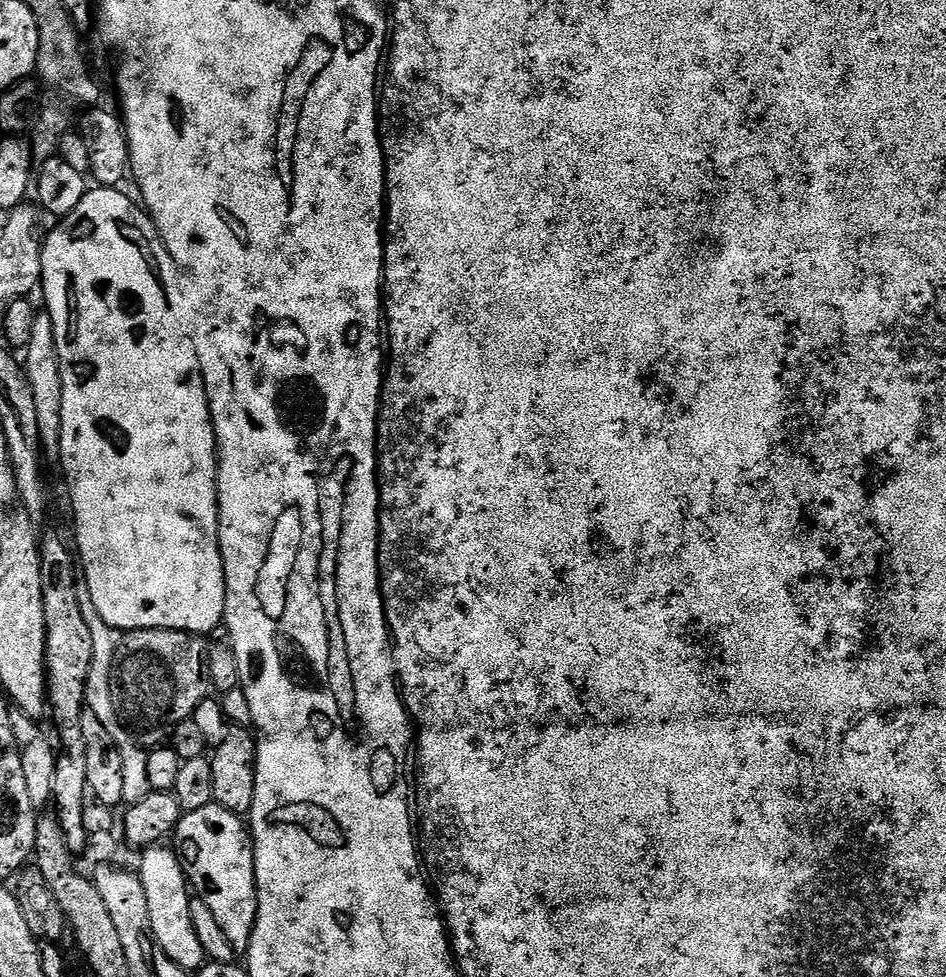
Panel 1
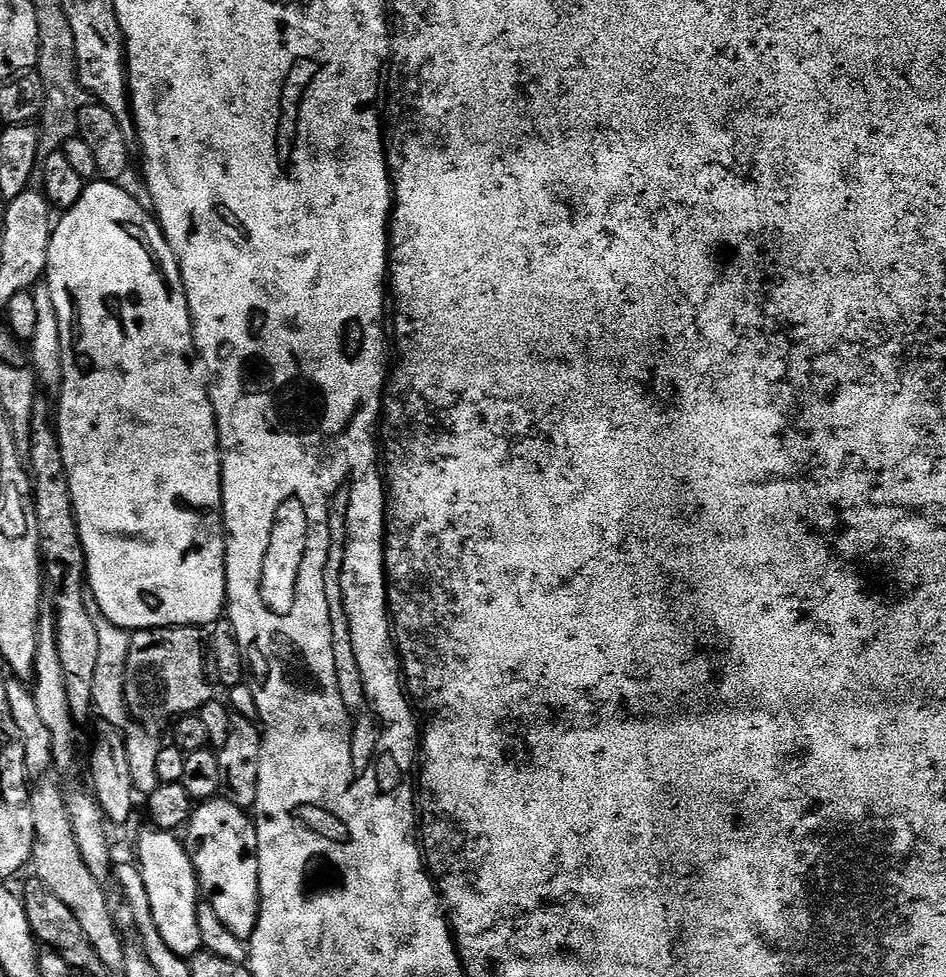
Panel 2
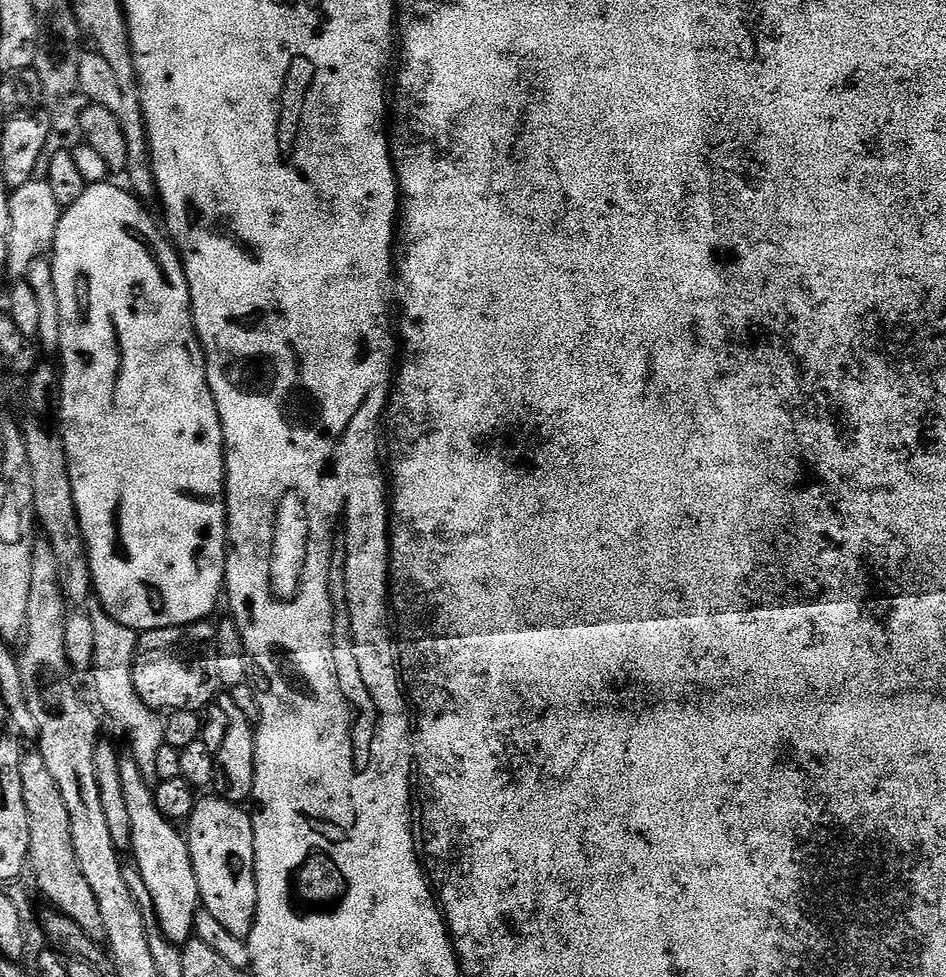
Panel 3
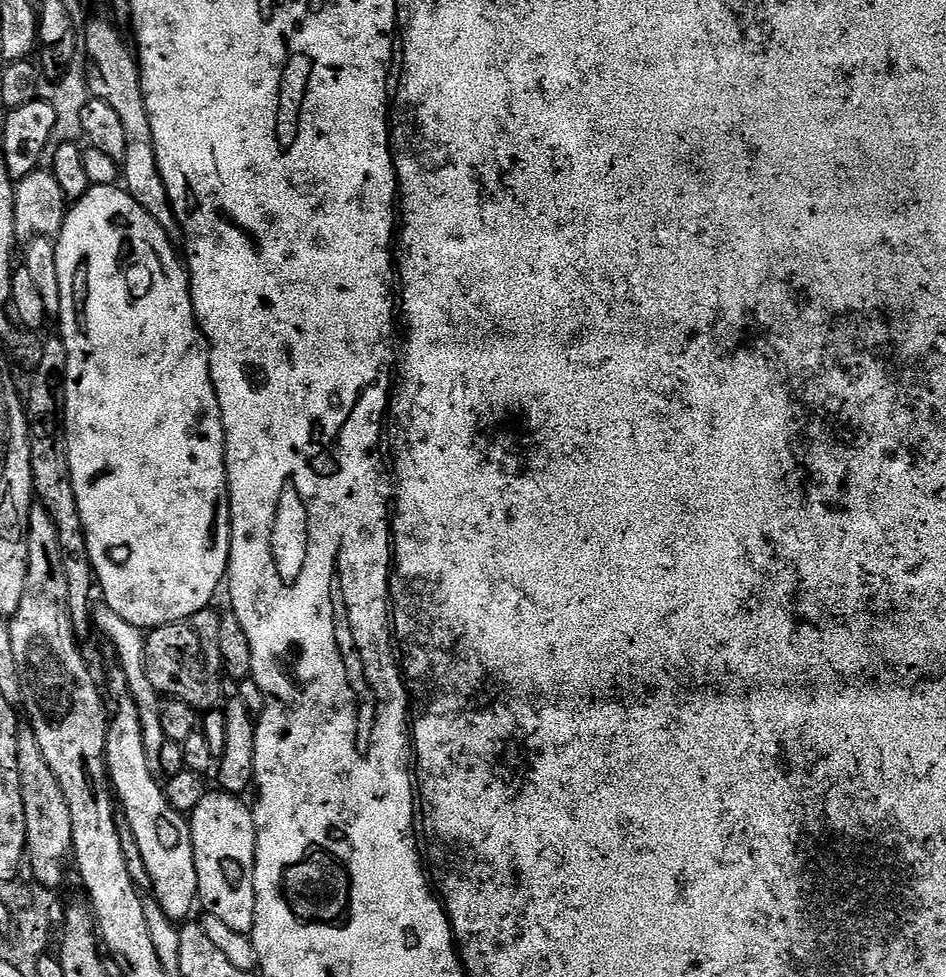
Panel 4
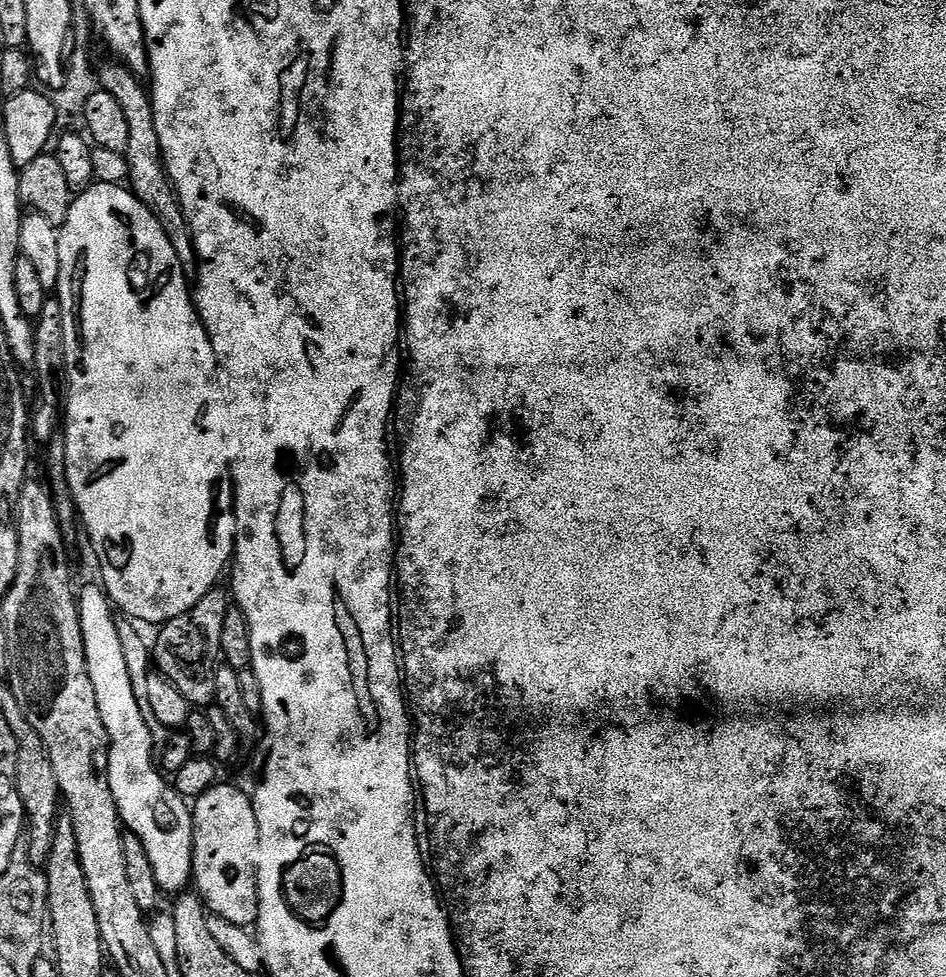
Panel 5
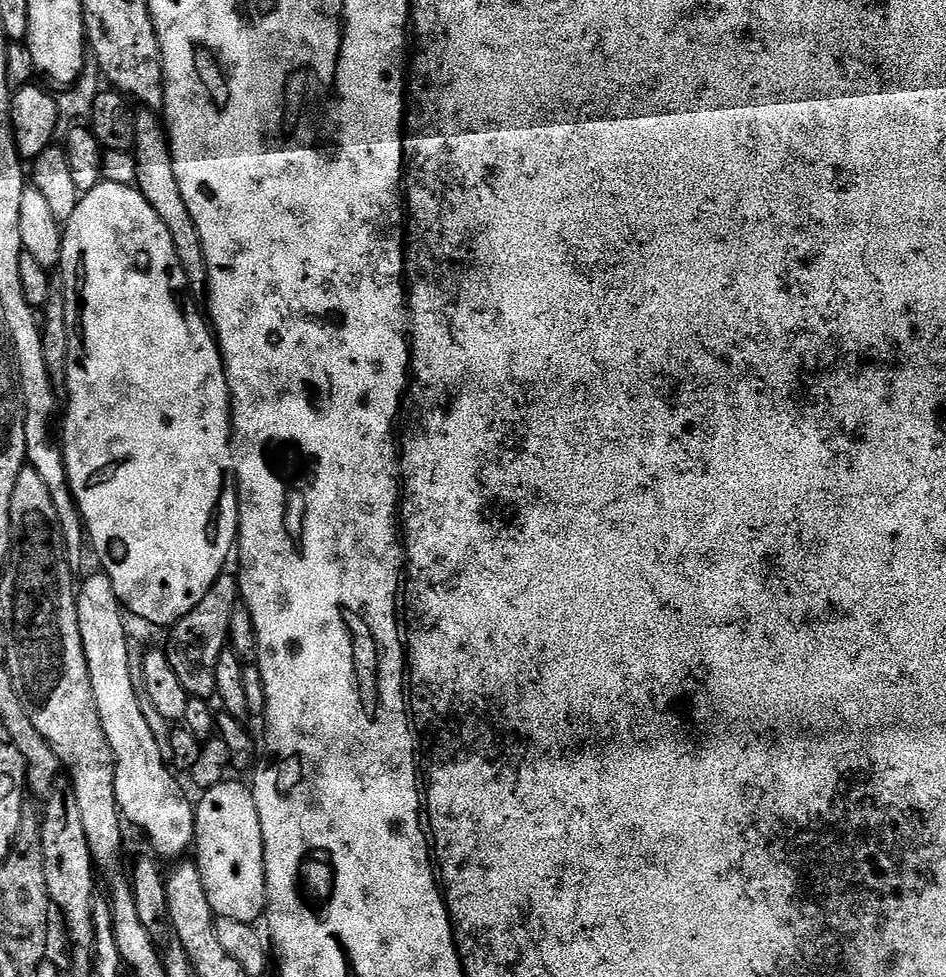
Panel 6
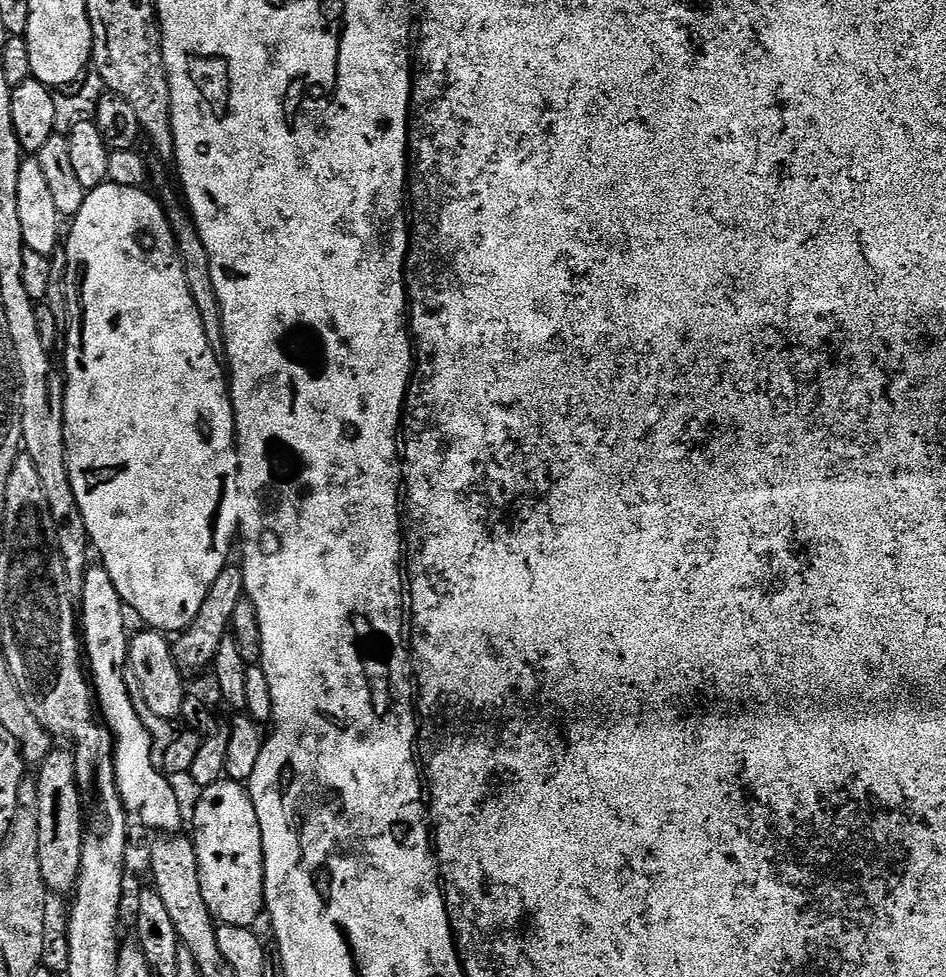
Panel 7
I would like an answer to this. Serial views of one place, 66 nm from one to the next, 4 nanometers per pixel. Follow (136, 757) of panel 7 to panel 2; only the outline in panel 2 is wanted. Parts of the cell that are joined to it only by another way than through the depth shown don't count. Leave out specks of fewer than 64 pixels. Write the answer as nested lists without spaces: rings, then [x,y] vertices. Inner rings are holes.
[[[151,830],[140,836],[140,860],[138,867],[146,891],[150,894],[150,914],[154,914],[154,926],[162,934],[162,942],[174,950],[176,956],[191,958],[204,948],[202,934],[198,930],[198,885],[192,857],[179,835],[168,830]]]

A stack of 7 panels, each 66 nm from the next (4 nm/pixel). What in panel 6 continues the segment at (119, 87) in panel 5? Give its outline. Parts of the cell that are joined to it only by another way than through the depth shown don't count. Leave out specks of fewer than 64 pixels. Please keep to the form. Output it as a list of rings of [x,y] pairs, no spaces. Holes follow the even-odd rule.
[[[155,111],[136,112],[134,155],[138,166],[134,187],[140,191],[142,198],[146,198],[146,202],[150,202],[150,206],[154,206],[154,214],[166,222],[166,230],[170,230],[170,238],[174,238],[174,250],[178,250],[178,262],[182,262],[182,270],[186,274],[189,293],[196,298],[203,297],[208,289],[208,267],[206,254],[202,250],[202,238],[198,234],[198,226],[194,226],[194,218],[190,218],[190,210],[186,210],[182,190],[178,187],[178,174],[174,174],[174,158],[168,144],[168,134],[163,119]]]

